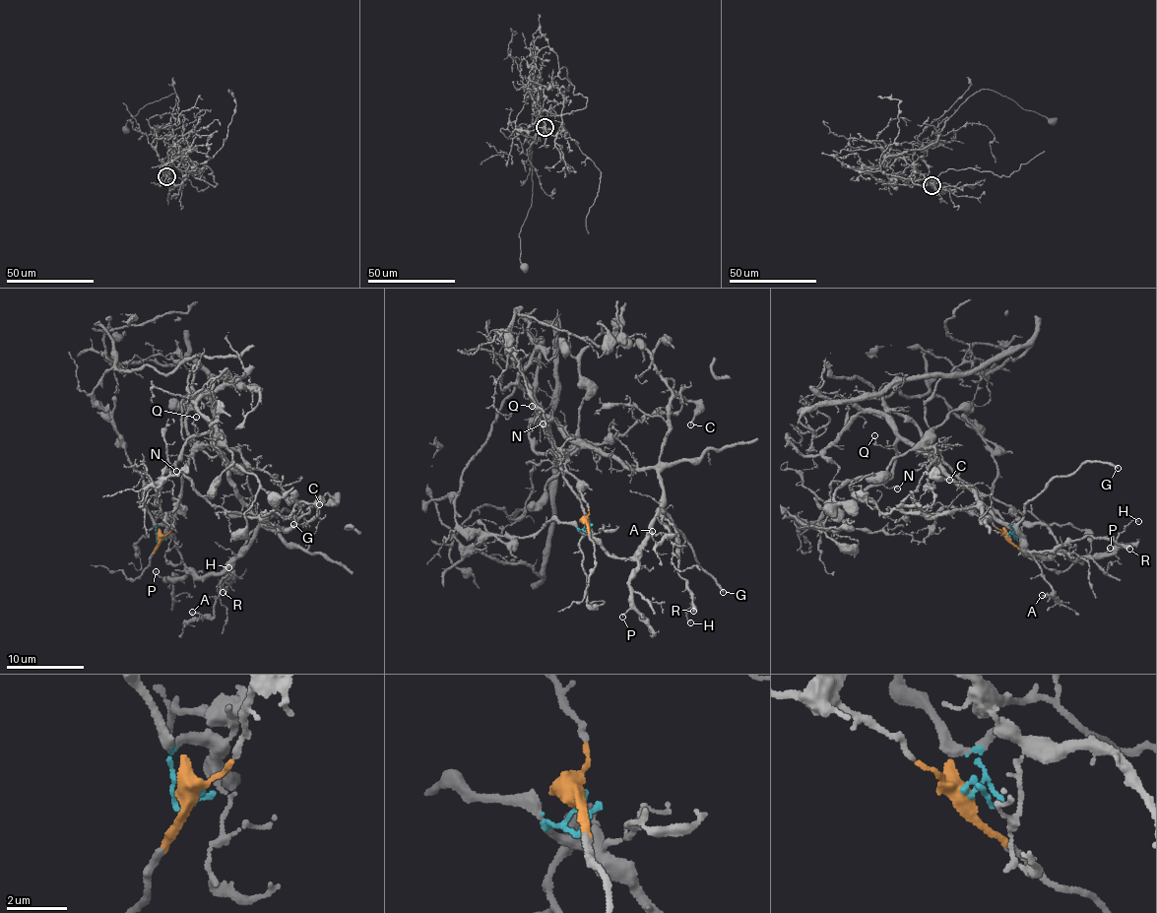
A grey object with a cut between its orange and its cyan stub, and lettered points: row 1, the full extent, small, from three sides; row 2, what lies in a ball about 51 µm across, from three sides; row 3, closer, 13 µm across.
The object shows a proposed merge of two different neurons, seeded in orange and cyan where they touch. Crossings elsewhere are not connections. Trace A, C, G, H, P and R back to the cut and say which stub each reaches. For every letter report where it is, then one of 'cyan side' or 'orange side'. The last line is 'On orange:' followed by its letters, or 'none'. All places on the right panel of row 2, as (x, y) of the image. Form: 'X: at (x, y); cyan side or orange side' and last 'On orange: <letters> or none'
A: at (1042, 595); cyan side
C: at (949, 480); cyan side
G: at (1118, 468); cyan side
H: at (1138, 521); cyan side
P: at (1110, 548); cyan side
R: at (1129, 549); cyan side
On orange: none

